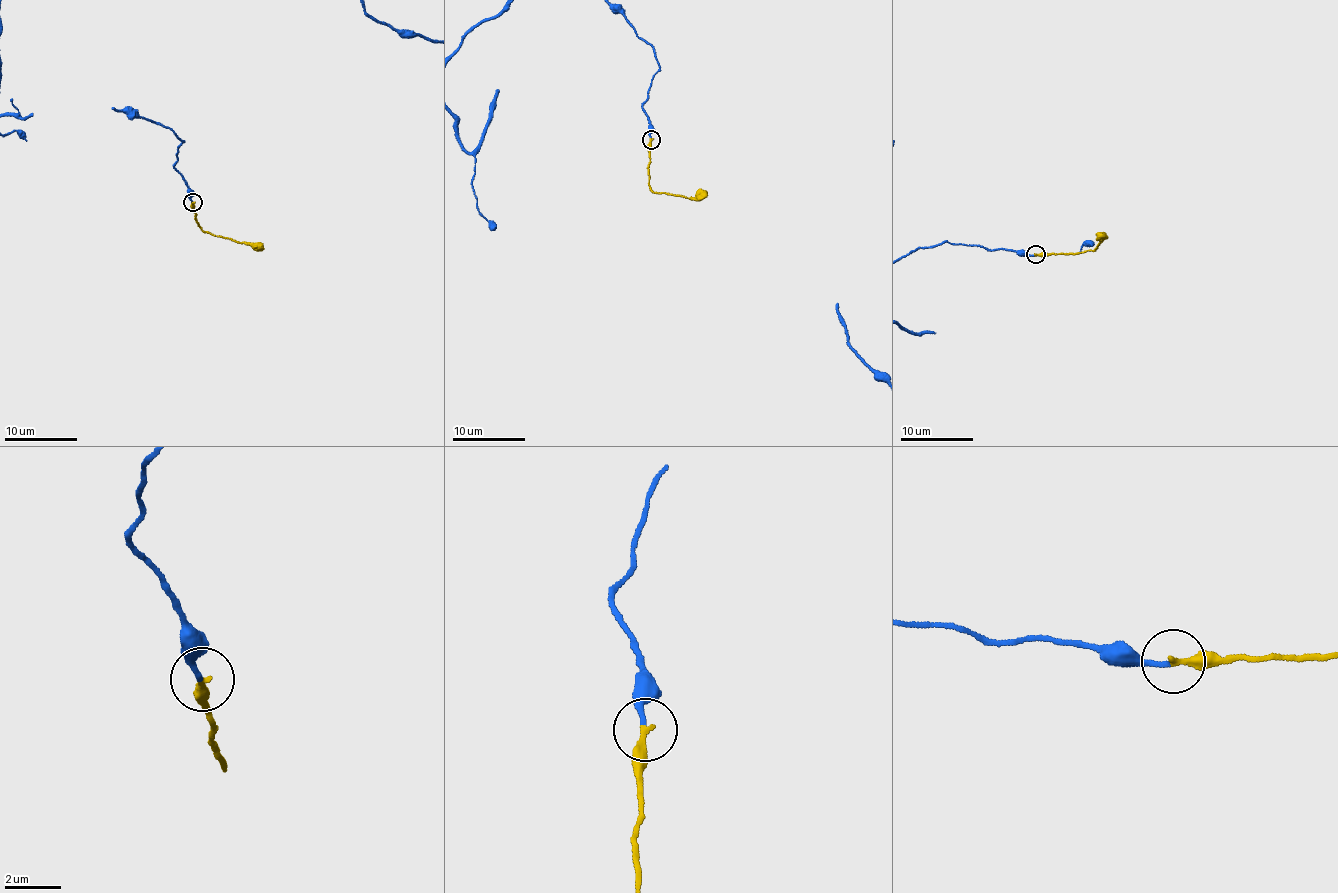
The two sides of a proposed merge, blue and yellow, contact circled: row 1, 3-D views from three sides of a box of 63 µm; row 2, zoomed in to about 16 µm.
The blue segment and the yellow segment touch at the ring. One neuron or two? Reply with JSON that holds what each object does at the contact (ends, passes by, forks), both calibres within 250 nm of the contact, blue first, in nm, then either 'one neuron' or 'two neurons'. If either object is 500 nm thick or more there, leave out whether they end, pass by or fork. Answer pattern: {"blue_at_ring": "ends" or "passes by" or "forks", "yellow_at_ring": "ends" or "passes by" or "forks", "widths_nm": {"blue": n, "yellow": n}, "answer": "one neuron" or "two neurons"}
{"blue_at_ring": "ends", "yellow_at_ring": "ends", "widths_nm": {"blue": 160, "yellow": 280}, "answer": "one neuron"}

